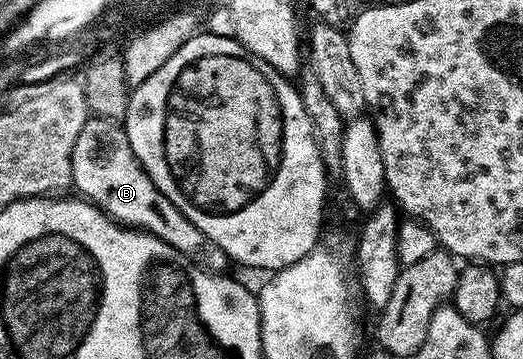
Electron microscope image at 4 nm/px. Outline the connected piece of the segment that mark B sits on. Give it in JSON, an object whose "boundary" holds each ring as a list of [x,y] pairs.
{"boundary":[[[100,115],[88,118],[87,123],[77,133],[77,145],[73,145],[71,158],[71,181],[76,191],[87,202],[106,213],[110,219],[124,227],[142,229],[161,237],[173,249],[185,253],[196,263],[216,272],[223,273],[228,270],[227,255],[216,243],[209,241],[193,221],[181,214],[172,205],[169,197],[165,197],[153,185],[149,173],[137,161],[133,153],[133,145],[125,133],[122,122],[117,119],[106,119]]]}

